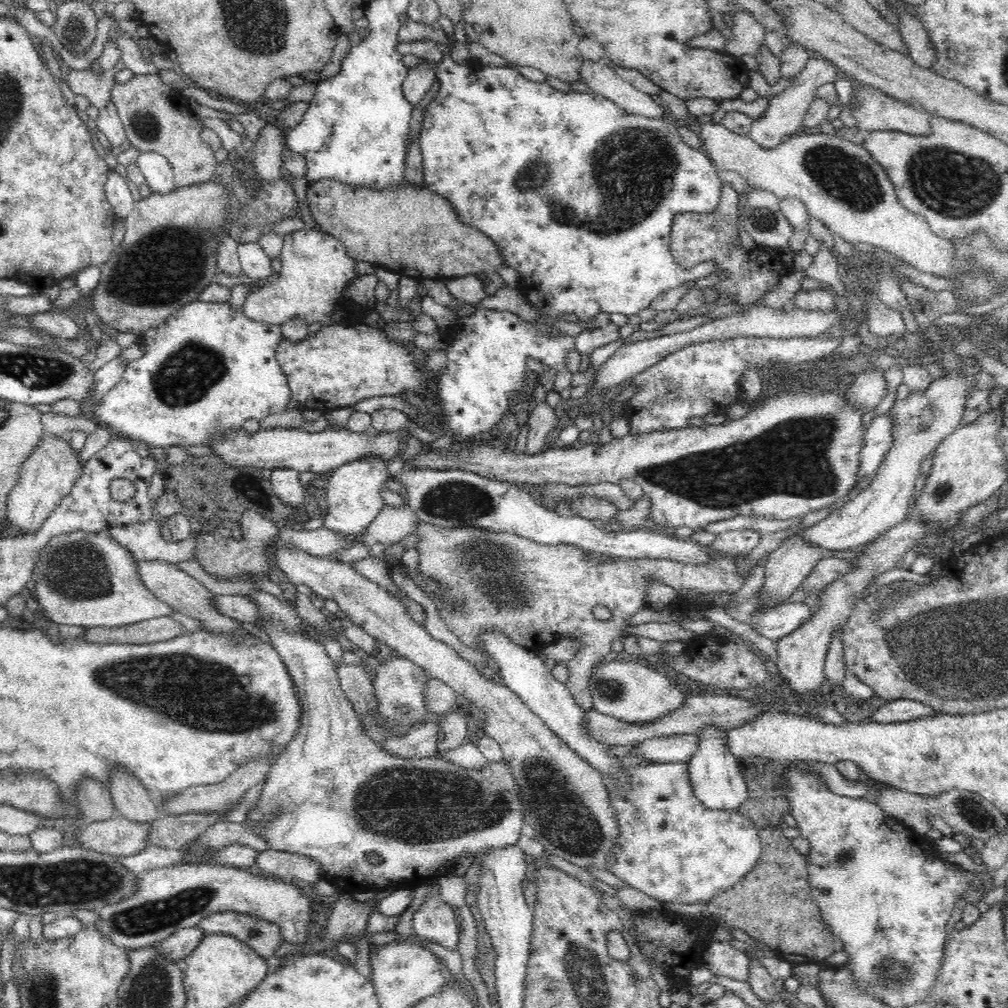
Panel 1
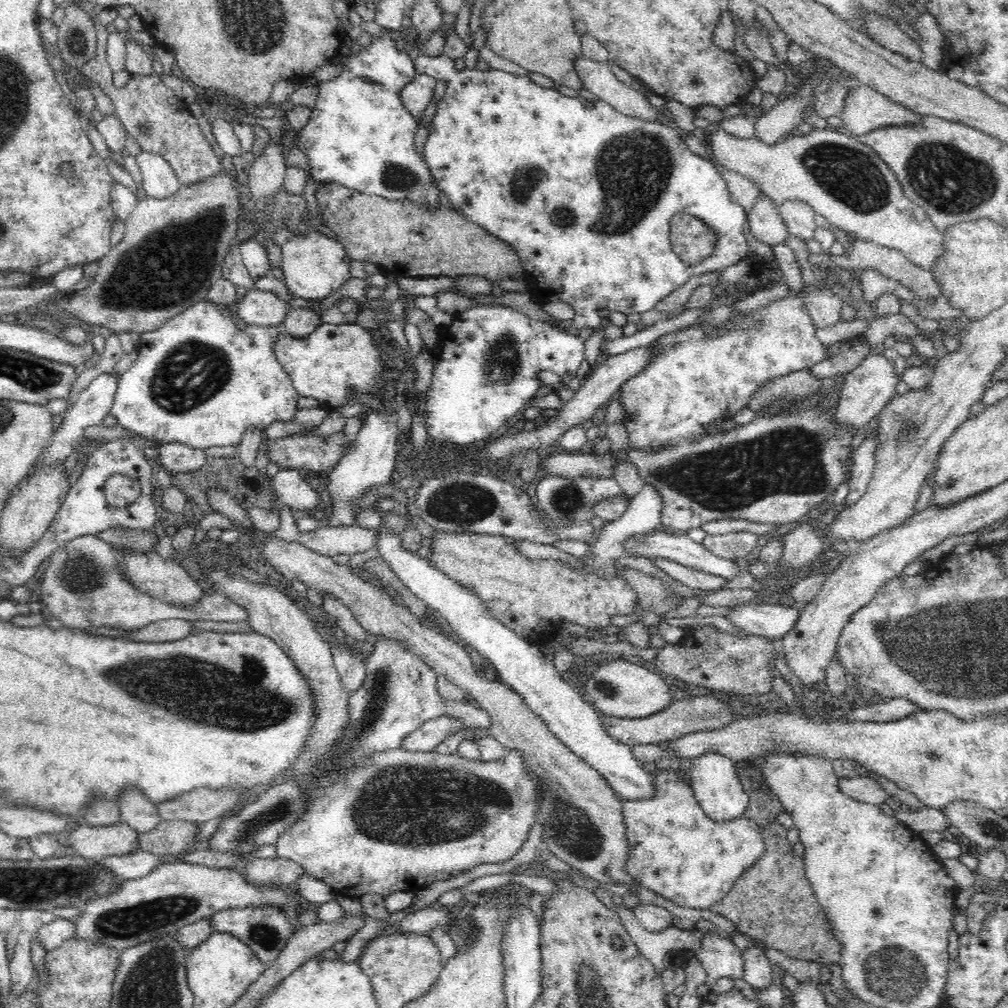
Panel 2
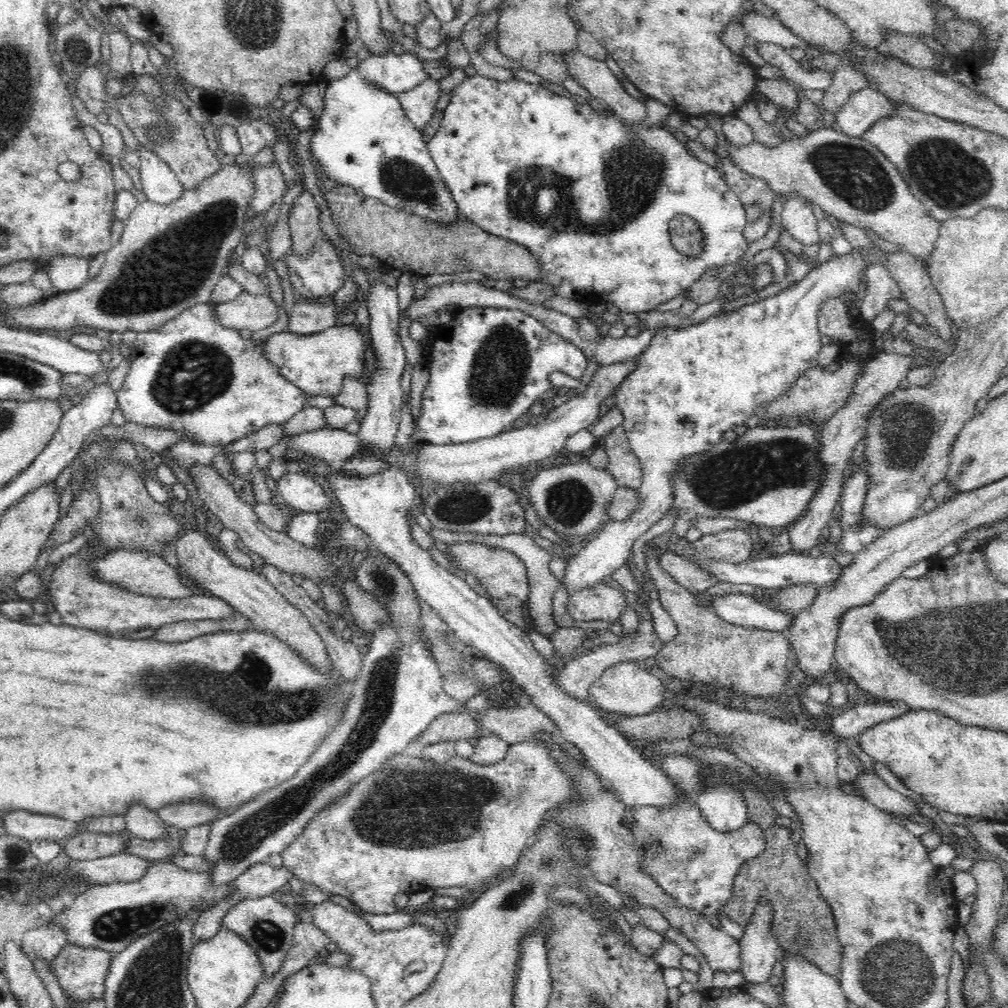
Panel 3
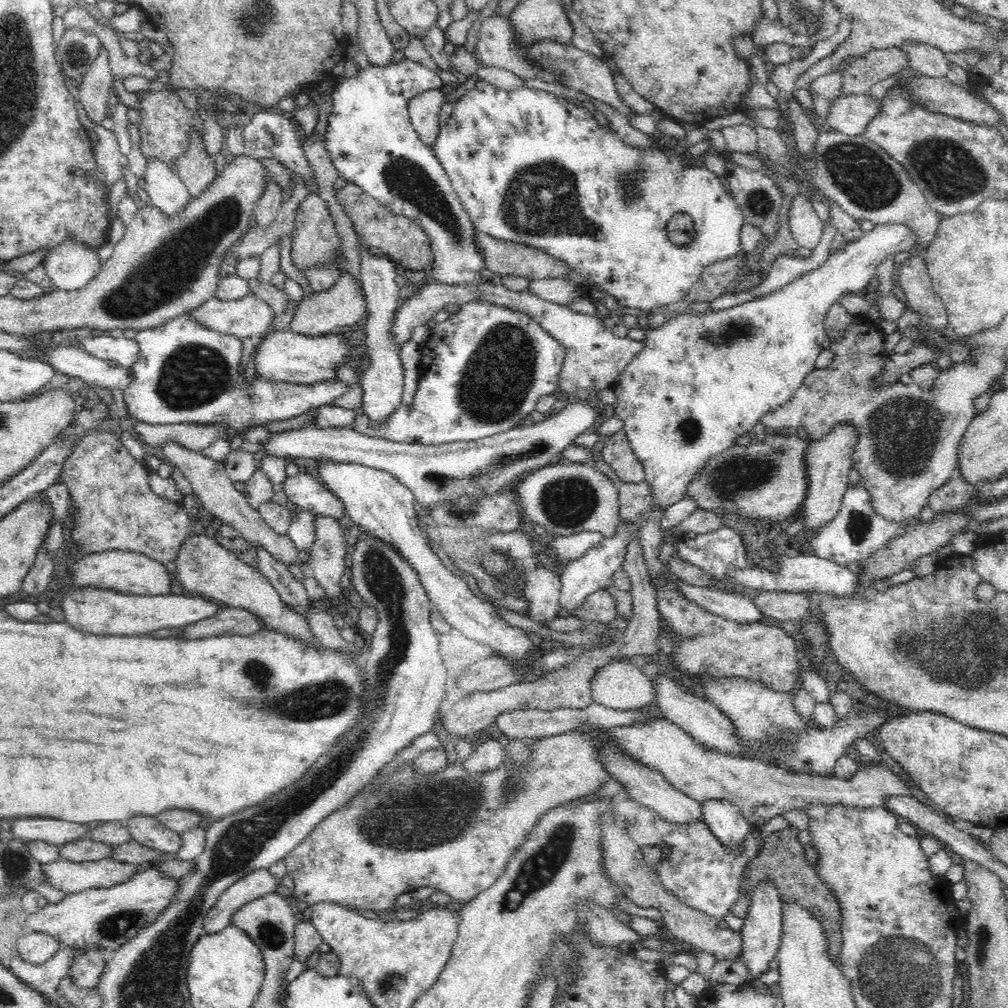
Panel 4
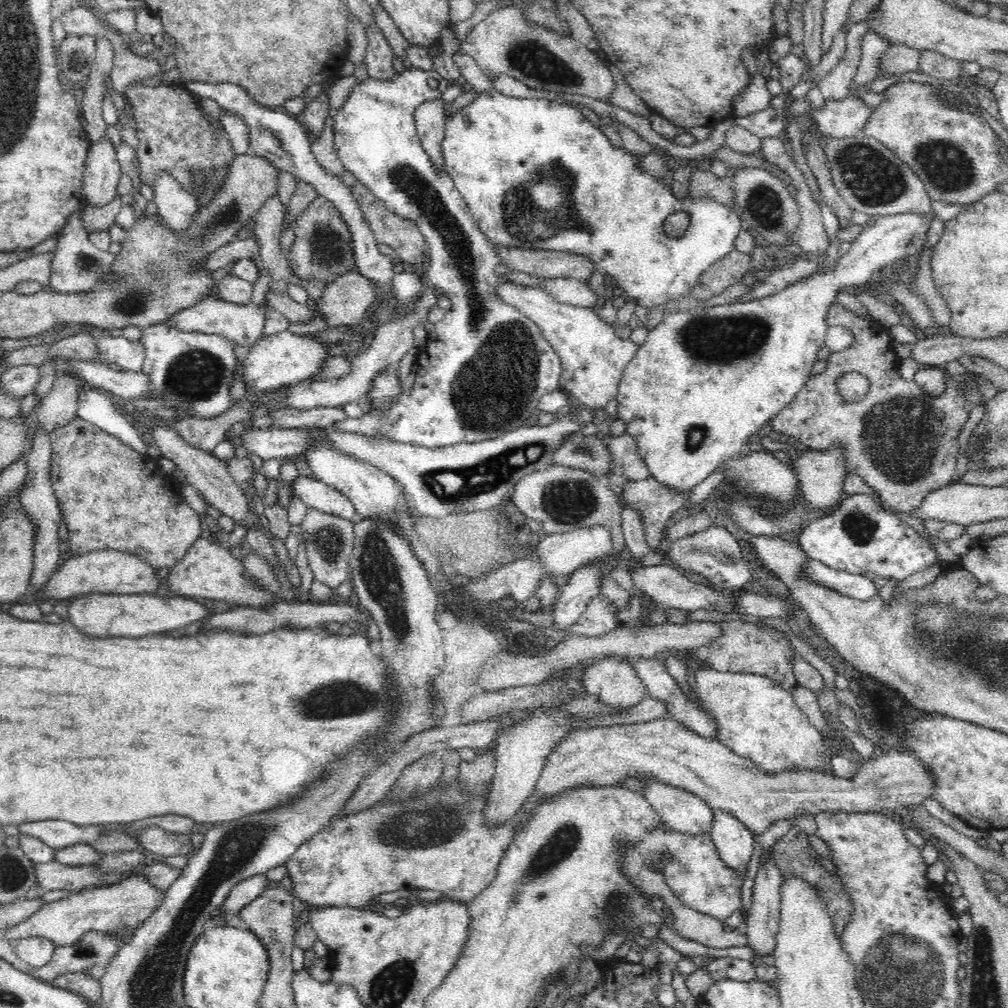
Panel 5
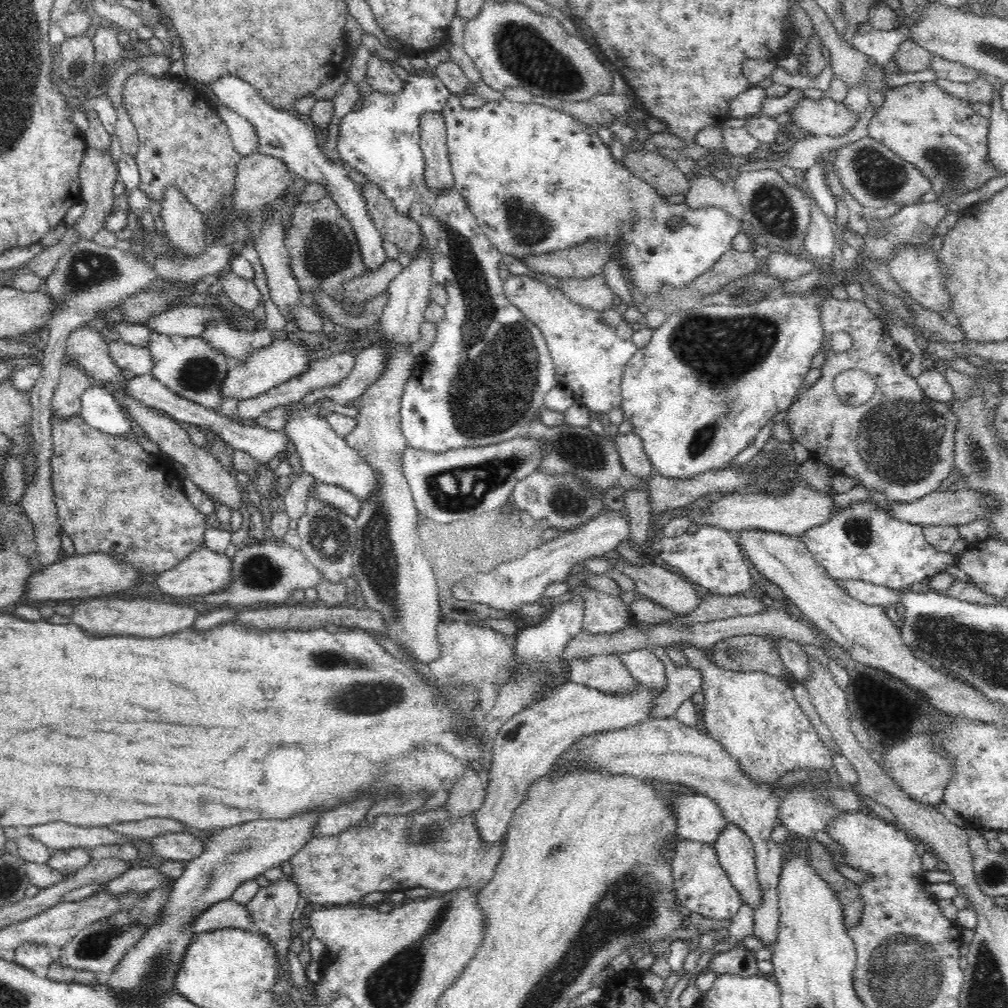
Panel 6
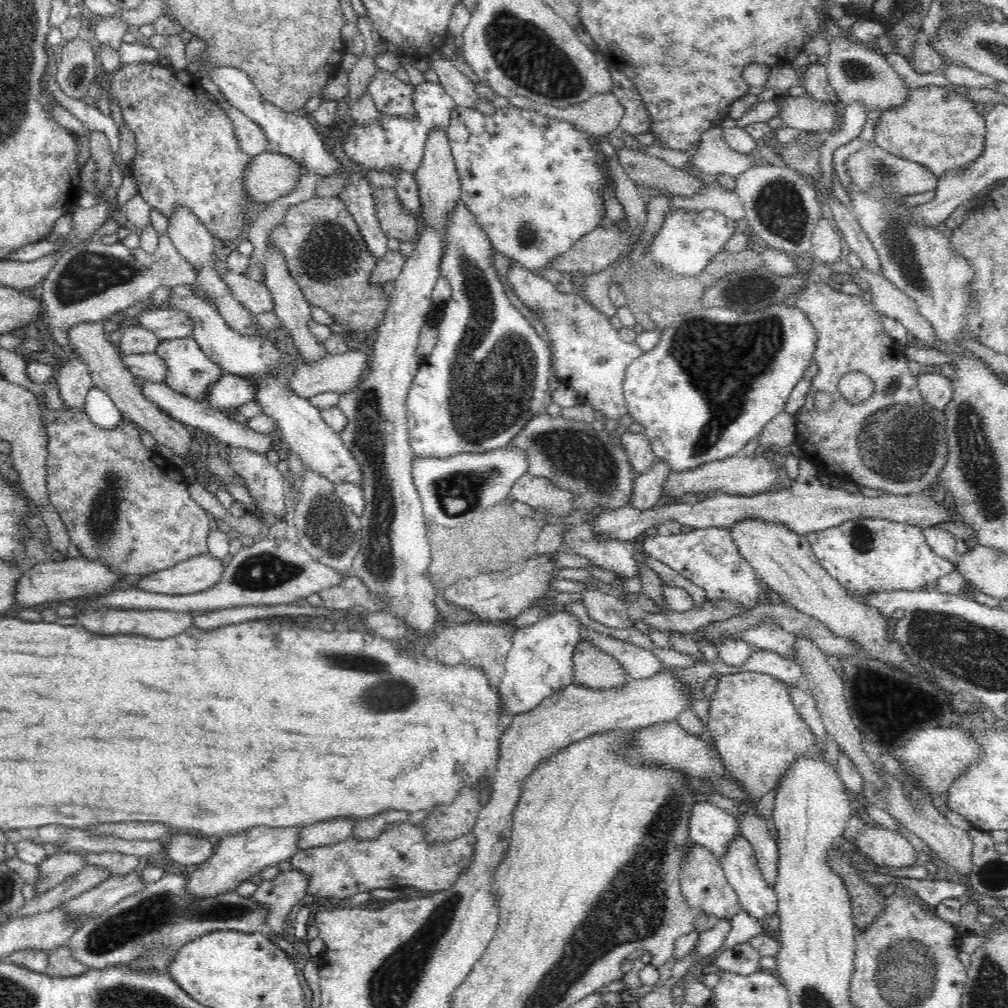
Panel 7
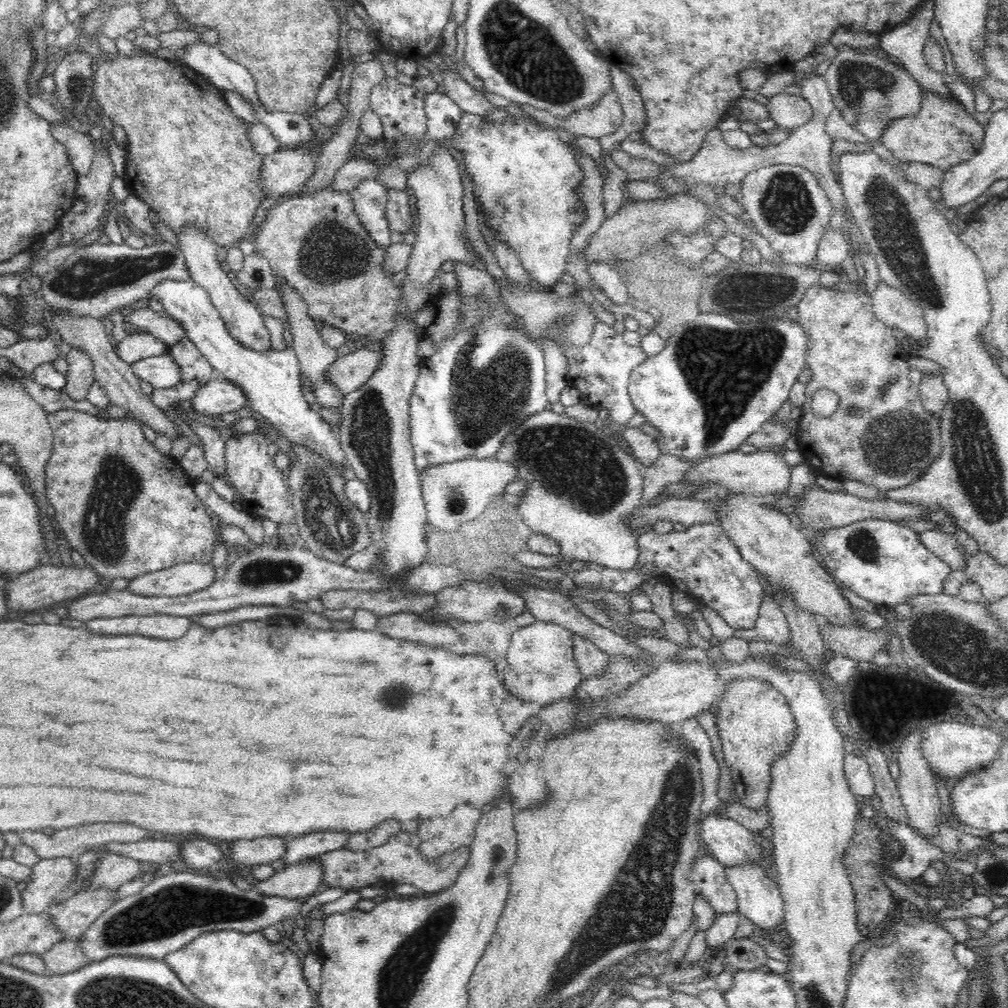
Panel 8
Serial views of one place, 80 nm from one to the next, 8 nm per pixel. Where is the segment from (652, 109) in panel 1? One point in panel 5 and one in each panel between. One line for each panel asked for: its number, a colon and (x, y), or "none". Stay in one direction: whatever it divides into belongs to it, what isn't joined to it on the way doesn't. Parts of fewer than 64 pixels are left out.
2: (597, 77)
3: (594, 75)
4: (497, 46)
5: (505, 42)

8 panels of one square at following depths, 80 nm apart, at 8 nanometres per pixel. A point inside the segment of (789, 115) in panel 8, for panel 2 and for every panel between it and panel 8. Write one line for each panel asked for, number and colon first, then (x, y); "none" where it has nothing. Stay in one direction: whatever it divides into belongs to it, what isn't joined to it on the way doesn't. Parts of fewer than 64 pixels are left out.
2: (865, 109)
3: (867, 106)
4: (850, 114)
5: (847, 117)
6: (825, 117)
7: (801, 112)

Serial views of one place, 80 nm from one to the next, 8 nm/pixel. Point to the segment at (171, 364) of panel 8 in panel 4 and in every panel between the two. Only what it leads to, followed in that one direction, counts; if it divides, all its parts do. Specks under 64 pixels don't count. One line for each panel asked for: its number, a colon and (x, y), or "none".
4: (125, 351)
5: (129, 354)
6: (134, 359)
7: (149, 366)

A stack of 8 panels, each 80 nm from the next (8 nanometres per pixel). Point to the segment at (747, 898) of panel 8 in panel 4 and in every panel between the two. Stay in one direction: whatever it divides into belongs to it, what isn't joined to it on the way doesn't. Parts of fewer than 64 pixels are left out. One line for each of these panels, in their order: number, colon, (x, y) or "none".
4: (725, 819)
5: (735, 843)
6: (735, 850)
7: (756, 897)

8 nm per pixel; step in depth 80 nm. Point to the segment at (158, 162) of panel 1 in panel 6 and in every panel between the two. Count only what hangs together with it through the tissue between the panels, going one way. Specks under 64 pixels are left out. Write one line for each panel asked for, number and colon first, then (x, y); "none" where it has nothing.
2: (159, 181)
3: (160, 184)
4: (167, 192)
5: (176, 206)
6: (184, 225)

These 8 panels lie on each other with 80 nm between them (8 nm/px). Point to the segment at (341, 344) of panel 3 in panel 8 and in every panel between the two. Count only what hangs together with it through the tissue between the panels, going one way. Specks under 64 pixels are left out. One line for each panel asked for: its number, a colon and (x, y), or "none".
4: (281, 356)
5: (284, 358)
6: (272, 365)
7: (230, 391)
8: (217, 397)

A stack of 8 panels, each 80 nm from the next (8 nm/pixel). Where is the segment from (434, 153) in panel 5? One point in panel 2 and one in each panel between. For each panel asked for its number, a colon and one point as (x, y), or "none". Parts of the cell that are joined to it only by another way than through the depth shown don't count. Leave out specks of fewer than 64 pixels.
2: (416, 96)
3: (419, 104)
4: (424, 110)

